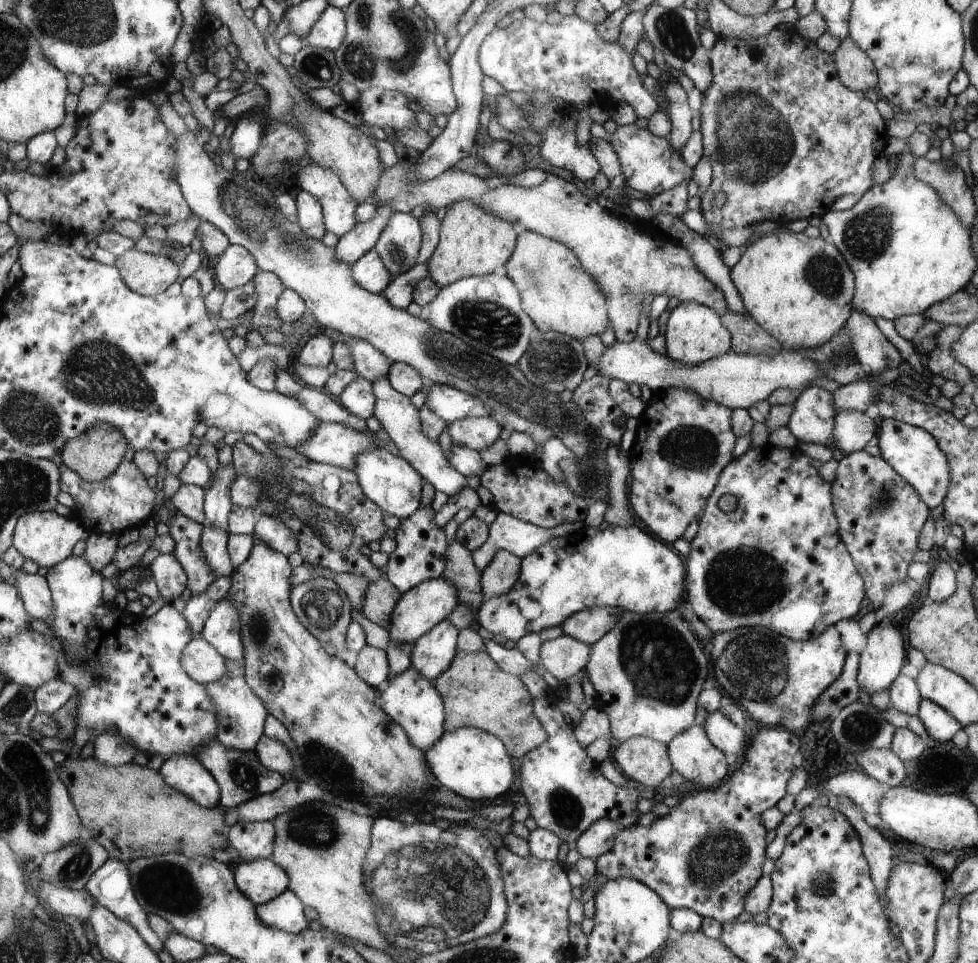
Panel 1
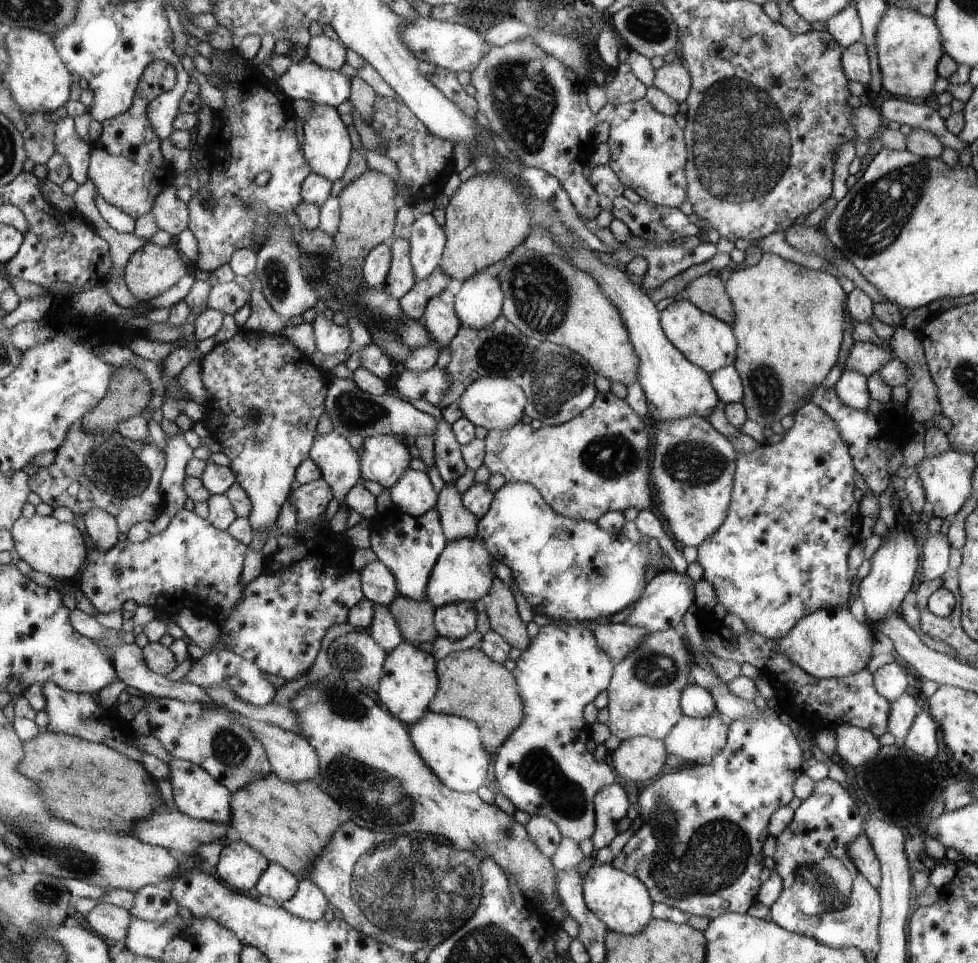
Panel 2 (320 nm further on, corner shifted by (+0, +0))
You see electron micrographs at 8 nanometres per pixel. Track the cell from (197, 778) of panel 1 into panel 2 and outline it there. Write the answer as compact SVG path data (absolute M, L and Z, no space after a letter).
M174 759L169 764L171 775L170 784L173 788L173 799L175 807L190 818L214 823L217 825L228 825L231 822L231 802L233 793L229 791L220 781L215 779L209 771L204 770L197 764L189 763L182 759Z

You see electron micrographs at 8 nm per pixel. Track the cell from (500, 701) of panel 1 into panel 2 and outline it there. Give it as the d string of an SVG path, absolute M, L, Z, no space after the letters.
M478 647L451 652L437 661L437 674L442 674L442 690L437 690L429 711L474 721L482 730L485 749L490 754L496 752L524 720L524 700L516 676Z

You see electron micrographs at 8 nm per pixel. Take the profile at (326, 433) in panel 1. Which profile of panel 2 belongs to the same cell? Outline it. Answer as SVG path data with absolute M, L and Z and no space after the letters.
M390 435L368 437L361 455L361 478L373 480L383 487L392 488L410 466L408 444Z

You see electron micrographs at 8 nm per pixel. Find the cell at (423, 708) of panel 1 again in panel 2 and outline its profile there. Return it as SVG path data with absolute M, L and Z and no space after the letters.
M402 641L387 655L383 664L383 675L375 689L377 697L398 720L410 724L420 721L429 712L429 706L437 694L437 659L412 643Z

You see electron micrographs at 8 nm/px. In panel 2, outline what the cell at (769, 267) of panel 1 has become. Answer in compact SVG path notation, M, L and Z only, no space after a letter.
M764 252L756 265L733 272L725 287L736 312L736 320L731 324L738 347L737 360L733 365L743 386L741 403L748 420L758 422L763 428L771 428L774 422L794 416L798 409L808 403L813 392L826 380L828 372L836 364L844 338L846 294L834 276L784 260L772 252Z

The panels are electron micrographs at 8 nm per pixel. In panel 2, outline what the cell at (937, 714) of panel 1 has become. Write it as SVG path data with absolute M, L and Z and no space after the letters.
M923 710L920 711L901 744L912 750L914 754L926 756L926 758L932 760L938 754L938 750L943 748L939 726L932 715Z

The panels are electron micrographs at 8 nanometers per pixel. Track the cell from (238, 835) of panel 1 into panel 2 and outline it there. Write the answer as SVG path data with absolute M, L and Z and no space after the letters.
M244 841L224 845L217 864L222 882L246 894L254 894L255 886L269 866L269 859Z

